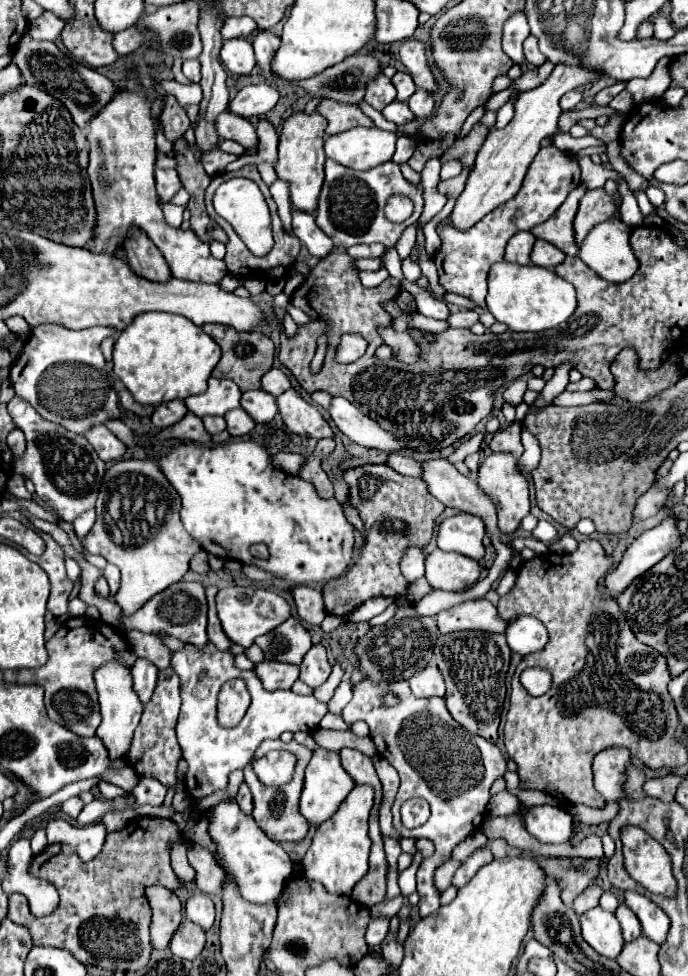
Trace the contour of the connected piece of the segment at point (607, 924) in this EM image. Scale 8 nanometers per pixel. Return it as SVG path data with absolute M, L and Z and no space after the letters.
M600 906L590 908L580 916L582 936L584 940L602 956L616 958L624 946L624 938L620 932L620 924L616 916Z

